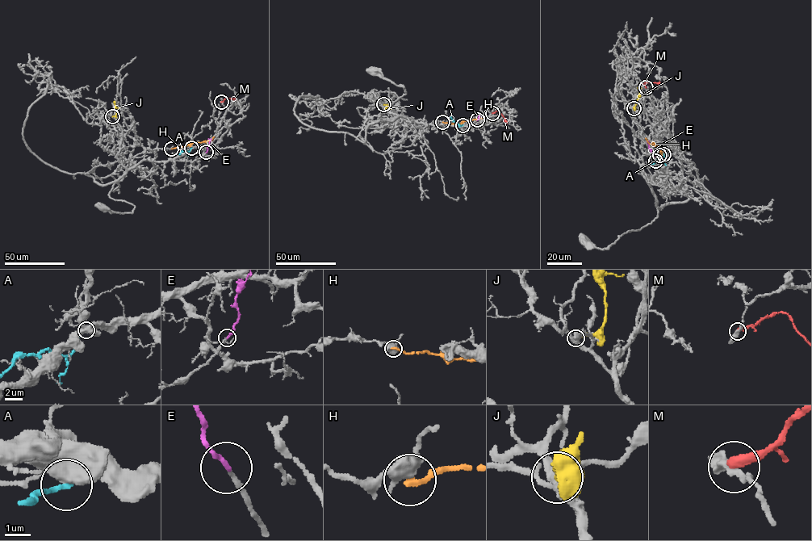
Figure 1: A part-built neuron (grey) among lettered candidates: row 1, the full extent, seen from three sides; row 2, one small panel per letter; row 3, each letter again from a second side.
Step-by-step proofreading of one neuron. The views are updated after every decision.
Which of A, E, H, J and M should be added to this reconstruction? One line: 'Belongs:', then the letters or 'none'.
Belongs: E

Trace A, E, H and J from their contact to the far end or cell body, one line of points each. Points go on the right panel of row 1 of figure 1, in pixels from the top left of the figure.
A: (663, 154), (663, 159), (659, 158), (651, 164)
E: (656, 161), (647, 140)
H: (659, 155), (662, 149), (649, 144), (646, 138)
J: (634, 109), (639, 94), (638, 86)

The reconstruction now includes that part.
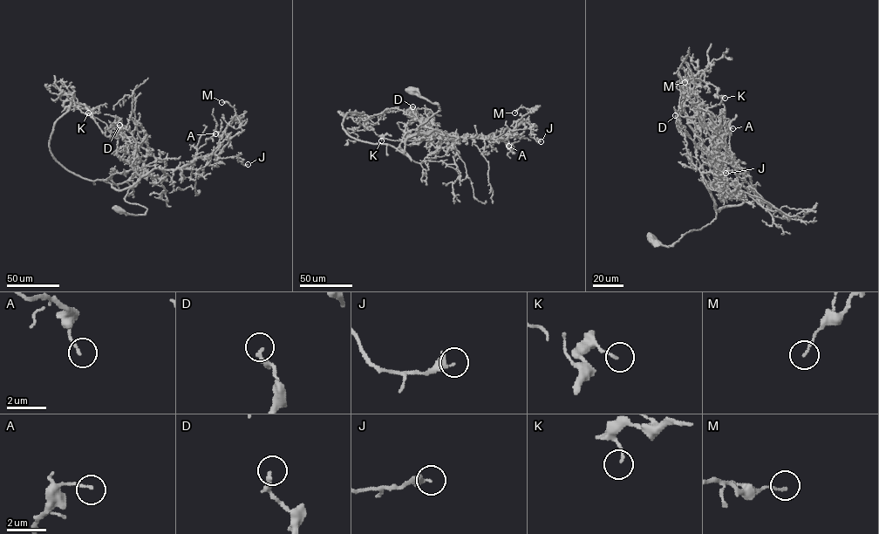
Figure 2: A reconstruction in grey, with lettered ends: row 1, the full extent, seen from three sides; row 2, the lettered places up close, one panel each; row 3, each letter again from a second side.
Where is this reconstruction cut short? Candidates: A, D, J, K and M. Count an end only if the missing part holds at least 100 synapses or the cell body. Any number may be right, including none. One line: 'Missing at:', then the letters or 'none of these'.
Missing at: none of these

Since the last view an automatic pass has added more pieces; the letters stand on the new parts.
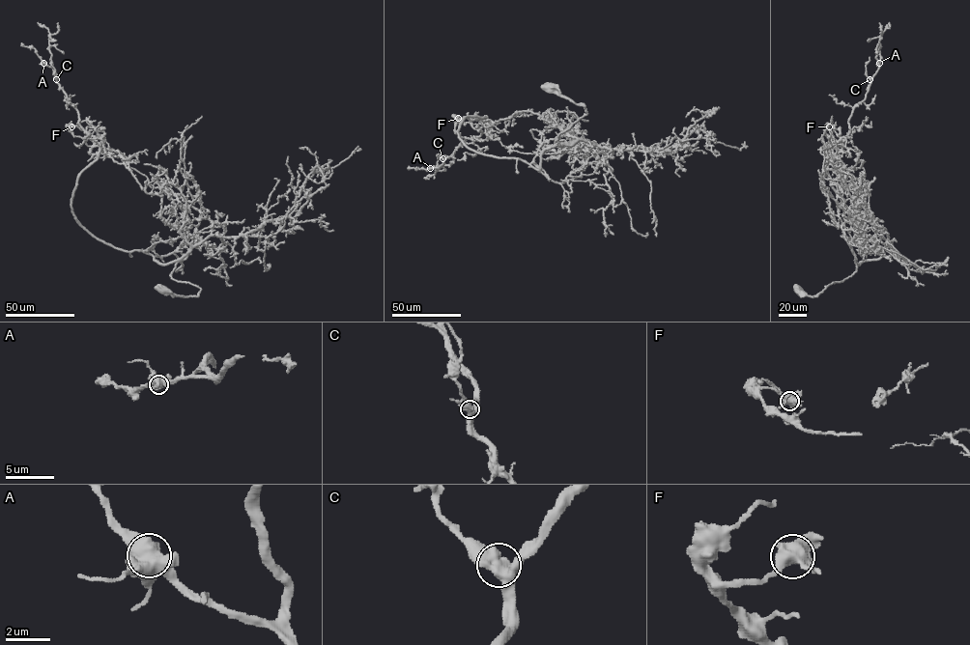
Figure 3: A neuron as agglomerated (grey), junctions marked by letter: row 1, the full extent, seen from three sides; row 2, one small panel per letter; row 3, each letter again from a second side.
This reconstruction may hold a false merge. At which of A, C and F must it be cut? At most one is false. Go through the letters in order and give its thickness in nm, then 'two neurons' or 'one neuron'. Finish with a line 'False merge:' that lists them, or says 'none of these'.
A: 600 nm thick; one neuron
C: 550 nm thick; one neuron
F: 650 nm thick; one neuron
False merge: none of these

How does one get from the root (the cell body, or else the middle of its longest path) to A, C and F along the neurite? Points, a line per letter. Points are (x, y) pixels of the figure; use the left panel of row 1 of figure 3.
A: (162, 290), (198, 294), (170, 275), (188, 243), (161, 216), (161, 197), (85, 131), (43, 63)
C: (162, 290), (198, 294), (170, 275), (188, 243), (161, 216), (161, 197), (85, 131), (56, 79)
F: (162, 290), (198, 294), (170, 275), (188, 243), (161, 216), (161, 197), (101, 139), (75, 136), (71, 126)

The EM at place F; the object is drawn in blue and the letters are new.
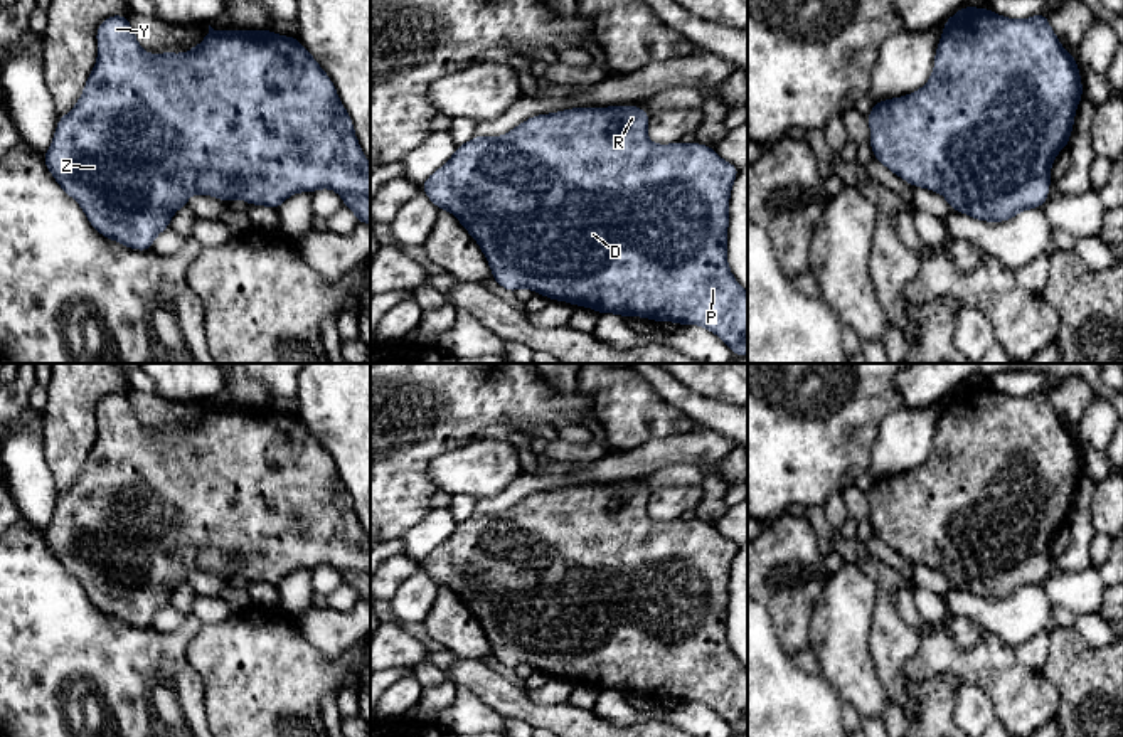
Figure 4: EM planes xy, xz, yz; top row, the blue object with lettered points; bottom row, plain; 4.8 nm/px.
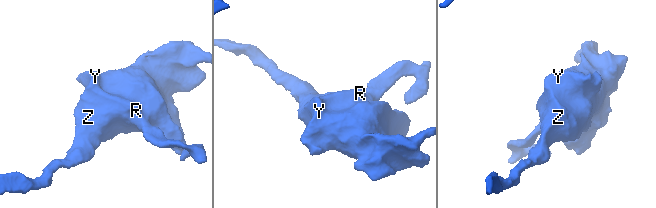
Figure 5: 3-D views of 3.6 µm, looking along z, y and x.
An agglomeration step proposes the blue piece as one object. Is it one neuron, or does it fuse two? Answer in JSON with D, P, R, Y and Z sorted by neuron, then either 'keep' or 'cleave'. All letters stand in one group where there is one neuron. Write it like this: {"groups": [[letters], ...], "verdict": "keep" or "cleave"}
{"groups": [["D", "P", "R", "Y", "Z"]], "verdict": "keep"}

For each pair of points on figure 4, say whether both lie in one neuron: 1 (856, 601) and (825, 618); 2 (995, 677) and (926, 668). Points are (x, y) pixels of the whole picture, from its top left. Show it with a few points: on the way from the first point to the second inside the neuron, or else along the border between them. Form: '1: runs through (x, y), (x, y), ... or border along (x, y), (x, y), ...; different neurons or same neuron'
1: runs through (849, 604), (832, 618); same neuron
2: runs through (979, 665), (943, 665); same neuron

